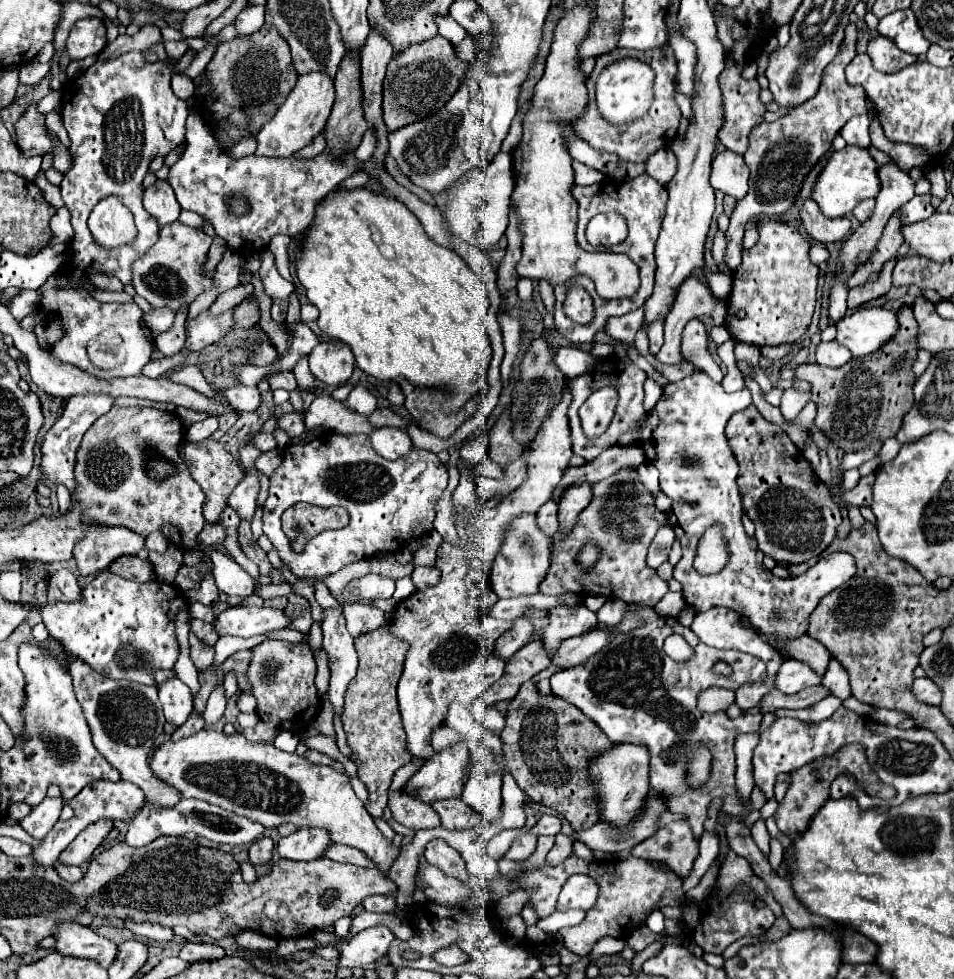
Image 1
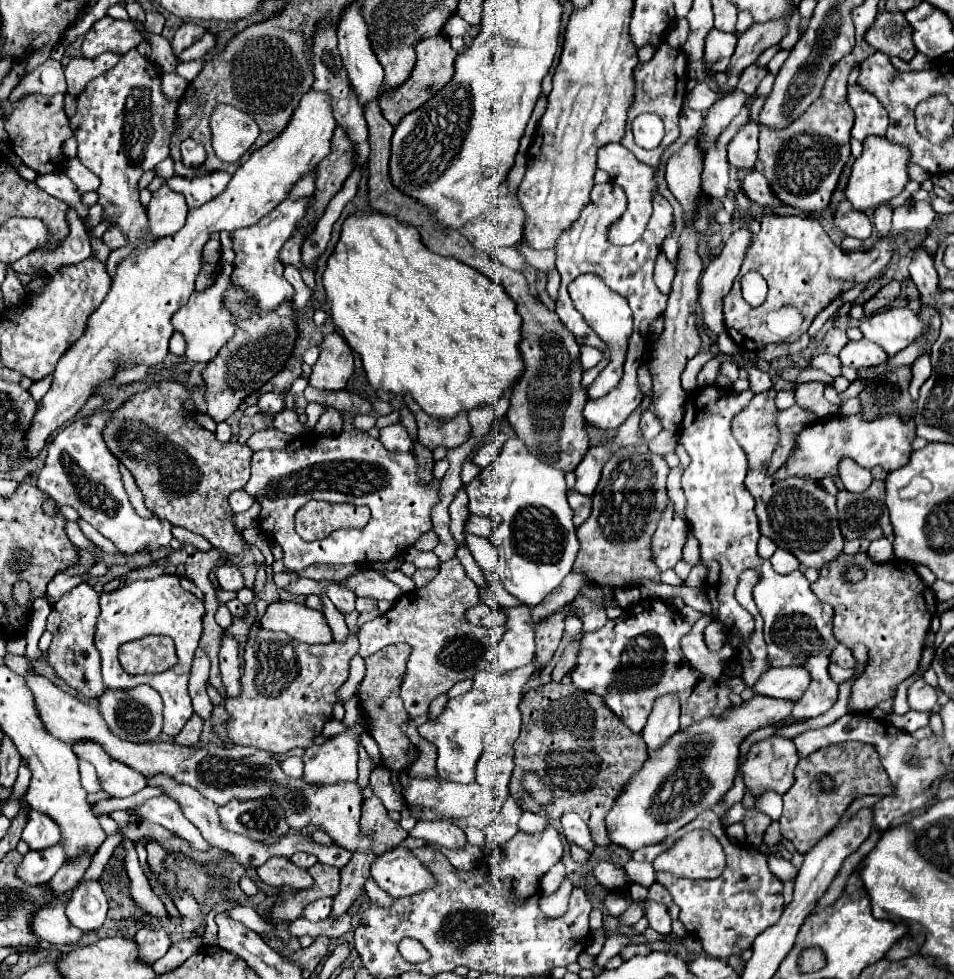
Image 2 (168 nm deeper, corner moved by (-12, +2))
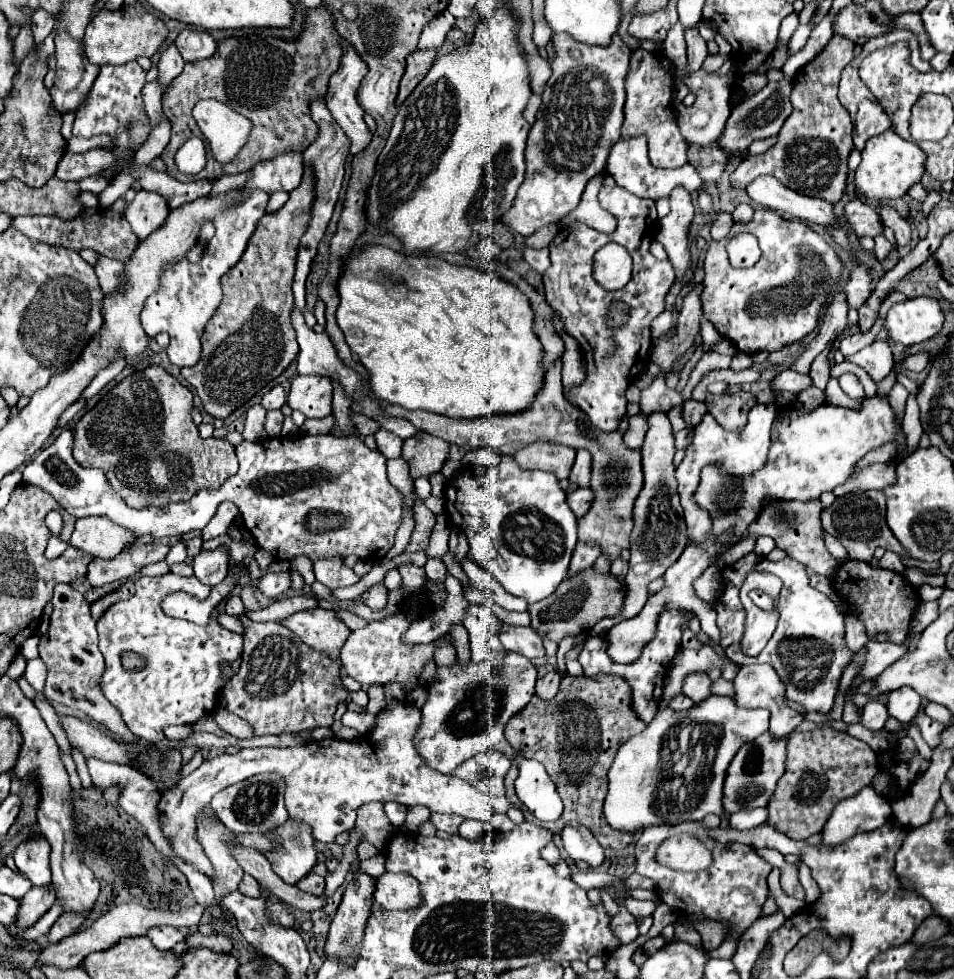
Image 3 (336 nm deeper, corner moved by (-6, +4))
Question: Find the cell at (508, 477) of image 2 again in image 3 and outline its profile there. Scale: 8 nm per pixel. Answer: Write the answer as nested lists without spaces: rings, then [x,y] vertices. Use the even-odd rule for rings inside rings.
[[[502,455],[500,463],[494,469],[466,467],[456,477],[452,477],[446,485],[444,499],[448,519],[452,519],[454,525],[462,527],[468,537],[468,555],[478,565],[488,569],[508,593],[522,597],[528,603],[536,603],[552,595],[554,589],[562,583],[578,539],[576,517],[566,503],[566,493],[560,489],[556,475],[550,475],[548,471],[520,469],[518,463],[514,463],[512,455]]]

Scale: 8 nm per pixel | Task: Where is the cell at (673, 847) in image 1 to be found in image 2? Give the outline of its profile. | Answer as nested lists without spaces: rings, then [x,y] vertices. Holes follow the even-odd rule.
[[[708,811],[678,829],[676,833],[668,835],[664,839],[664,851],[670,849],[678,837],[684,835],[684,831],[692,829],[708,829],[716,835],[716,839],[722,843],[726,853],[726,869],[718,879],[710,881],[696,881],[696,879],[684,879],[676,877],[672,873],[664,873],[664,887],[672,895],[674,903],[680,907],[680,919],[684,921],[690,935],[698,937],[702,943],[702,949],[712,957],[730,957],[740,955],[748,947],[752,947],[752,941],[770,925],[774,925],[782,911],[784,911],[784,897],[782,897],[782,883],[774,877],[774,873],[768,867],[766,857],[760,851],[752,851],[746,845],[734,845],[724,827],[720,827],[718,817]]]

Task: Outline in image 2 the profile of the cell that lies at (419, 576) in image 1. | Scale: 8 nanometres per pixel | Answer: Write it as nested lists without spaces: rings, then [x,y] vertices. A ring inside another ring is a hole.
[[[418,569],[414,575],[412,575],[412,581],[416,583],[416,589],[428,585],[434,577],[438,575],[438,569]]]

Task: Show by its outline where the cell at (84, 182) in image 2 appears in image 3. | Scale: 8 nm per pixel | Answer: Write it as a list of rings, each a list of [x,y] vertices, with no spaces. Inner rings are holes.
[[[92,175],[90,179],[80,179],[78,181],[78,185],[80,185],[80,189],[82,191],[92,191],[92,193],[102,193],[104,191],[104,187],[108,185],[108,181],[106,179],[102,179],[102,177],[96,177],[96,175]]]

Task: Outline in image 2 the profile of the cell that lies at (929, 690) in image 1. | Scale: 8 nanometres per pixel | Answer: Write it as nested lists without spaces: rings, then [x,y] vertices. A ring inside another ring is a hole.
[[[916,679],[908,687],[908,705],[914,711],[932,711],[936,707],[936,691],[924,679]]]

